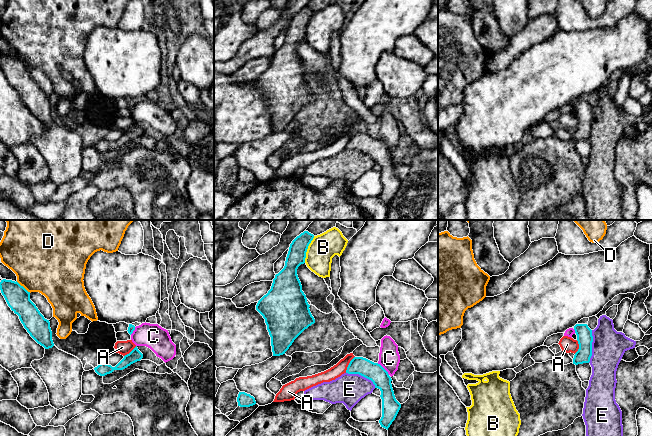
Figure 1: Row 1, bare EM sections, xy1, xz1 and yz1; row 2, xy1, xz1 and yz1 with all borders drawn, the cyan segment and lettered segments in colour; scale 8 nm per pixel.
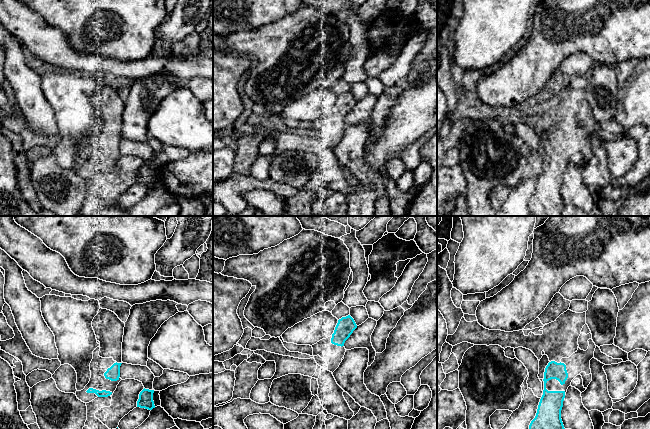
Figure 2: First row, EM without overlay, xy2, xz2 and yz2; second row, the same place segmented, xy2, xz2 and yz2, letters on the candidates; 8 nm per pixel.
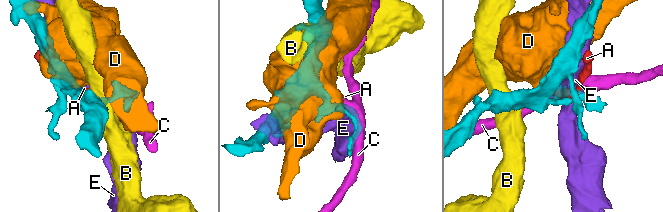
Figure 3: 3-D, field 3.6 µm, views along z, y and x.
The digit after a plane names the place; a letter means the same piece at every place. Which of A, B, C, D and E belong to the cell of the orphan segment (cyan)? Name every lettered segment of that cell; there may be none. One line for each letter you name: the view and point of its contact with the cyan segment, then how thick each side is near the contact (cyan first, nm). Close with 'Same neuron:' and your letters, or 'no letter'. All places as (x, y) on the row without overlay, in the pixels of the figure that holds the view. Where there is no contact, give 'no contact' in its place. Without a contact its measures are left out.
Same neuron: no letter

